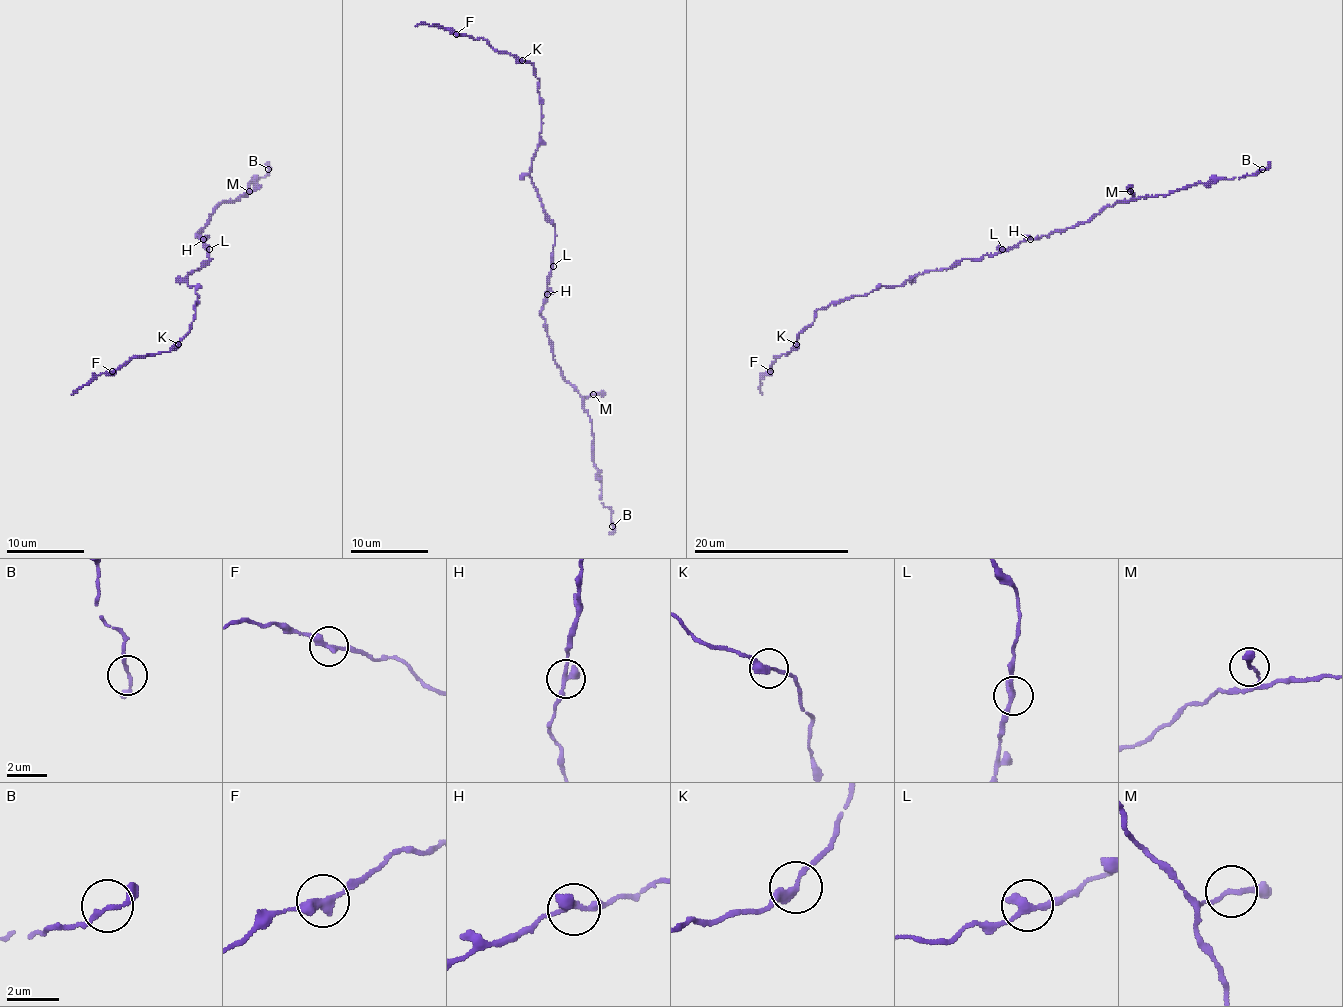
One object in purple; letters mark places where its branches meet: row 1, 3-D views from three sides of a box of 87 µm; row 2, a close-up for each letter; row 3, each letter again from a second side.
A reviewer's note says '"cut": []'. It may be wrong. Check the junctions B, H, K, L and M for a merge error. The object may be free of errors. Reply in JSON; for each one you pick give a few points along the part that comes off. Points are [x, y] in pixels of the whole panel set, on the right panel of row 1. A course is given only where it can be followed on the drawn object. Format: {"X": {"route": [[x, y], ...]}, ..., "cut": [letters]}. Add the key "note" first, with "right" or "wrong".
{"note": "wrong", "K": {"route": [[797, 344], [791, 352], [774, 358], [770, 371], [760, 381], [762, 394]]}, "cut": ["K"]}

